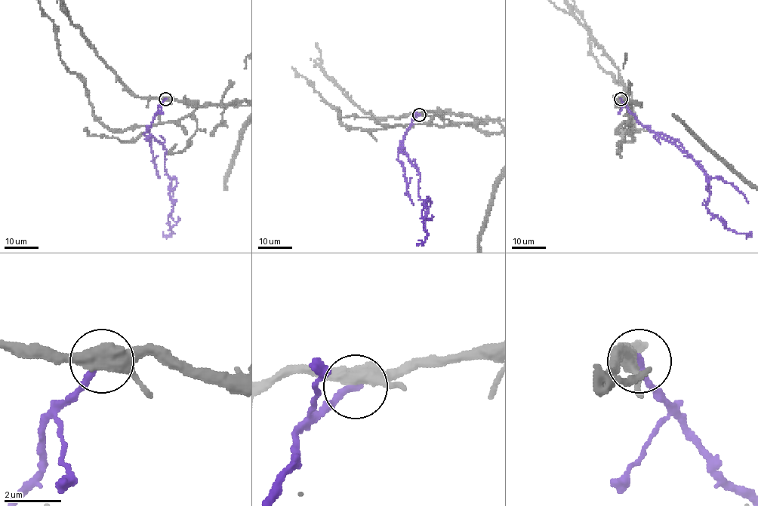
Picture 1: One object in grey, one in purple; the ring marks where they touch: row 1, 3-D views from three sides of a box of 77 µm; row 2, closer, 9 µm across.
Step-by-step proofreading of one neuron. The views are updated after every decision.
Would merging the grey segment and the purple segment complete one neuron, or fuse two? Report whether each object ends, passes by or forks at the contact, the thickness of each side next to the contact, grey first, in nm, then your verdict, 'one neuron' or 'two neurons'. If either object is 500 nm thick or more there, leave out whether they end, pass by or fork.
grey forks | purple ends | 460/260 nm | two neurons

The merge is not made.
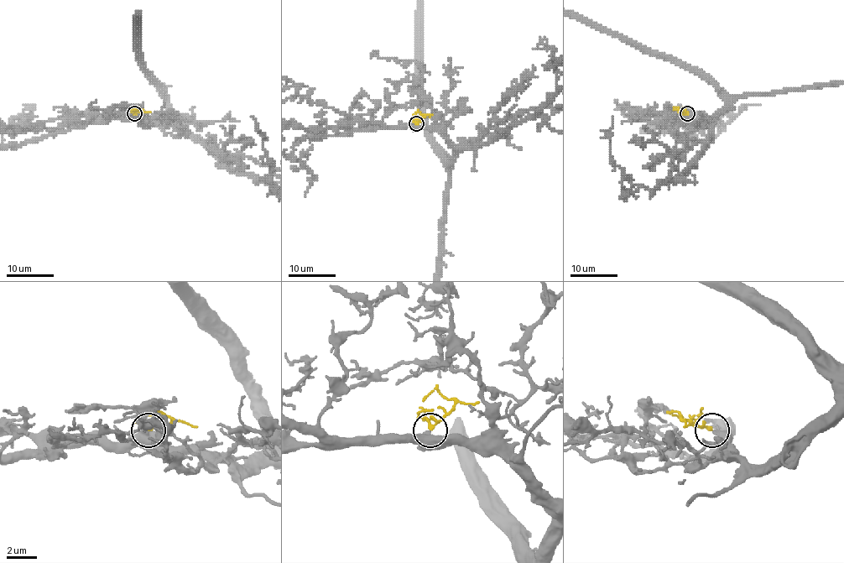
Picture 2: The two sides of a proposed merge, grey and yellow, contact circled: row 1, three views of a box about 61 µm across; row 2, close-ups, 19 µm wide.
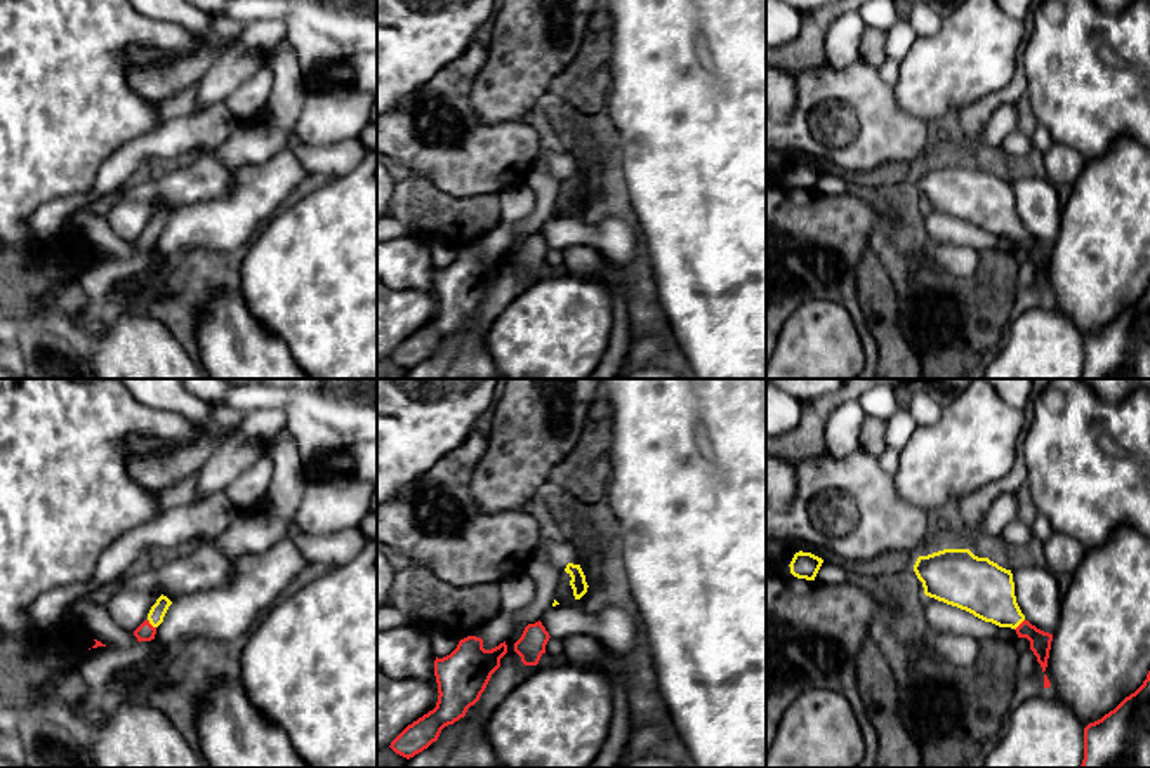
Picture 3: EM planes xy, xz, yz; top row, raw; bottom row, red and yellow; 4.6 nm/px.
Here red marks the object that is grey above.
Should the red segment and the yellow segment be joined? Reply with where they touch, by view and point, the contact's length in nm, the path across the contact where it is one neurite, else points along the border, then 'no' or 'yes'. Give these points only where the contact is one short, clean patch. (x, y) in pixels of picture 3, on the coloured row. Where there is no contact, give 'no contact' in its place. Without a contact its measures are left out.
meets red in xy at (150, 624); contact 60 nm long; runs through xy (145, 631), (150, 624), (158, 610); yes

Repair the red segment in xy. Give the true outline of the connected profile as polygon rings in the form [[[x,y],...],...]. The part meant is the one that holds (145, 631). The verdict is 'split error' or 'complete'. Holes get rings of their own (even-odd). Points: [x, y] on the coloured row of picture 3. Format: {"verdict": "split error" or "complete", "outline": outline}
{"verdict": "split error", "outline": [[[163,594],[156,599],[148,613],[148,619],[134,631],[139,643],[155,639],[156,627],[163,622],[170,605],[172,601]]]}

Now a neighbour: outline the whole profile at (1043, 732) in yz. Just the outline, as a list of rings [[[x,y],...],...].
[[[1041,692],[1020,702],[983,768],[1081,768],[1084,726],[1077,714]]]

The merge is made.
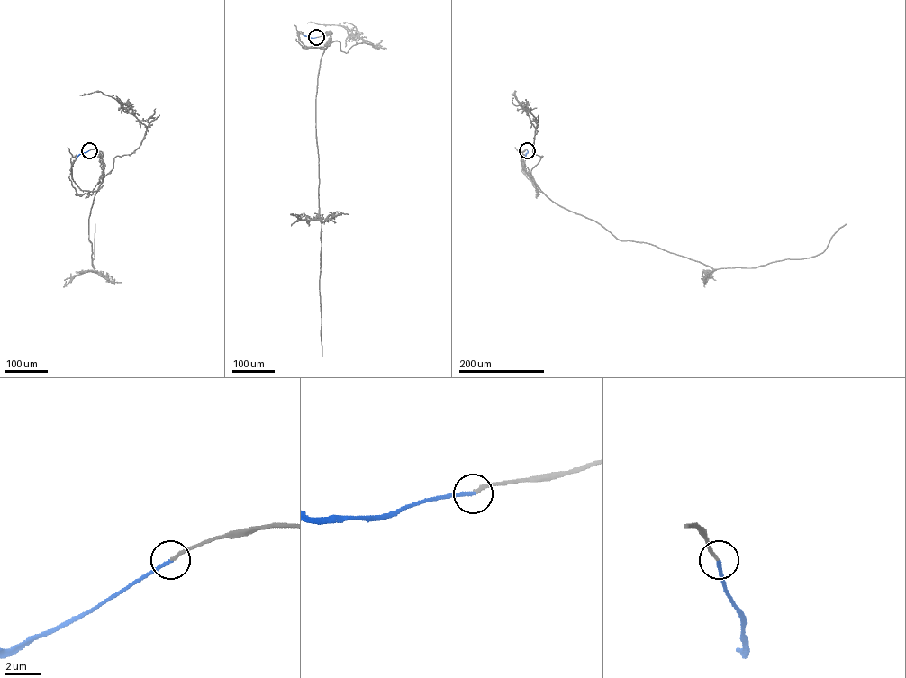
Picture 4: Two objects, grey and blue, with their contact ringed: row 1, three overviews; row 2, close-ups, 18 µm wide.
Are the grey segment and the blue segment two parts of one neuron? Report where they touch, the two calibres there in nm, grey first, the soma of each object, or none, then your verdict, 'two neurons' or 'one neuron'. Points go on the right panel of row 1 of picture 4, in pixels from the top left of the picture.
place (527, 150); calibres 170 and 190 nm; soma grey none; soma blue none; one neuron

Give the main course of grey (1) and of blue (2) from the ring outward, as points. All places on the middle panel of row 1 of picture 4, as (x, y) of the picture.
1: (316, 37), (329, 32), (331, 38), (321, 60), (315, 101), (319, 215), (321, 223), (320, 293), (321, 357)
2: (316, 37), (303, 35)

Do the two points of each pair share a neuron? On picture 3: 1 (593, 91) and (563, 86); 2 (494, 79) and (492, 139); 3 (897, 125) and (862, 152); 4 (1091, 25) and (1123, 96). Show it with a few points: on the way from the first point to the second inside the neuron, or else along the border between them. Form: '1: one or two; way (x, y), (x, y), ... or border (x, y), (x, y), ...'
1: one; way (586, 89), (582, 86), (570, 86)
2: two; border (471, 87), (471, 110), (482, 120), (522, 122)
3: one; way (888, 132), (881, 132), (871, 143)
4: one; way (1091, 42), (1091, 65), (1105, 79)

